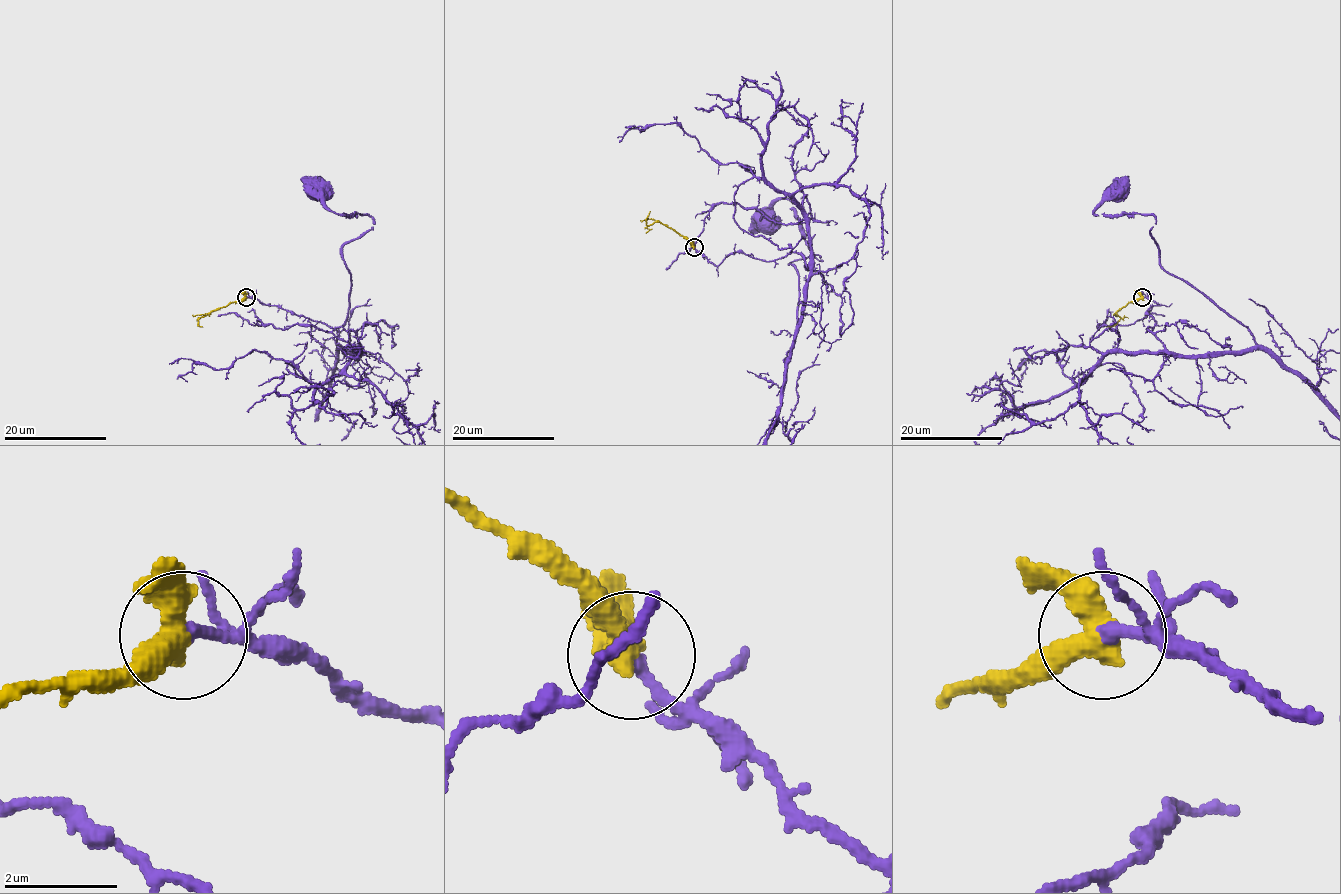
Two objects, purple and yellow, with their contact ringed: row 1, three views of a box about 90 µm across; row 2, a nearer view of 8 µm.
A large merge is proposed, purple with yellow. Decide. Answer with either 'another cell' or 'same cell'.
same cell

